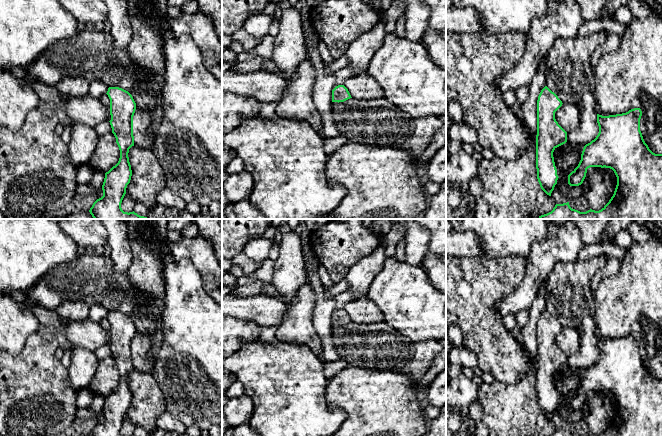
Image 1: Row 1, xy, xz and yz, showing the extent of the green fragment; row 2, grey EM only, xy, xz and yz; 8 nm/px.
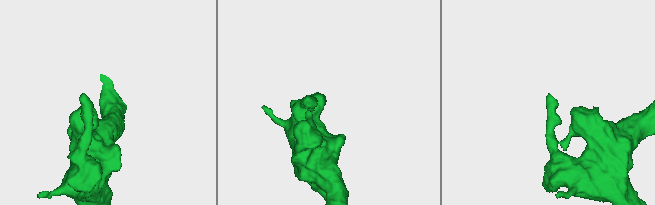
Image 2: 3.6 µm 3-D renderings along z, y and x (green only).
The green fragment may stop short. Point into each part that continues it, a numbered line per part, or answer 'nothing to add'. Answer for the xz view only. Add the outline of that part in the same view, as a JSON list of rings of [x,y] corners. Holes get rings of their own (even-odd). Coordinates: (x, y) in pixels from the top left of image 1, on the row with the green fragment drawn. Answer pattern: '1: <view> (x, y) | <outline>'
nothing to add

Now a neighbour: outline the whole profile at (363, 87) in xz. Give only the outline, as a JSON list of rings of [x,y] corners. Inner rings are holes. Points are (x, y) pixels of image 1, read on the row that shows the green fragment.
[[[367,73],[348,78],[344,86],[352,98],[359,100],[379,99],[384,97],[384,91],[378,82]]]

